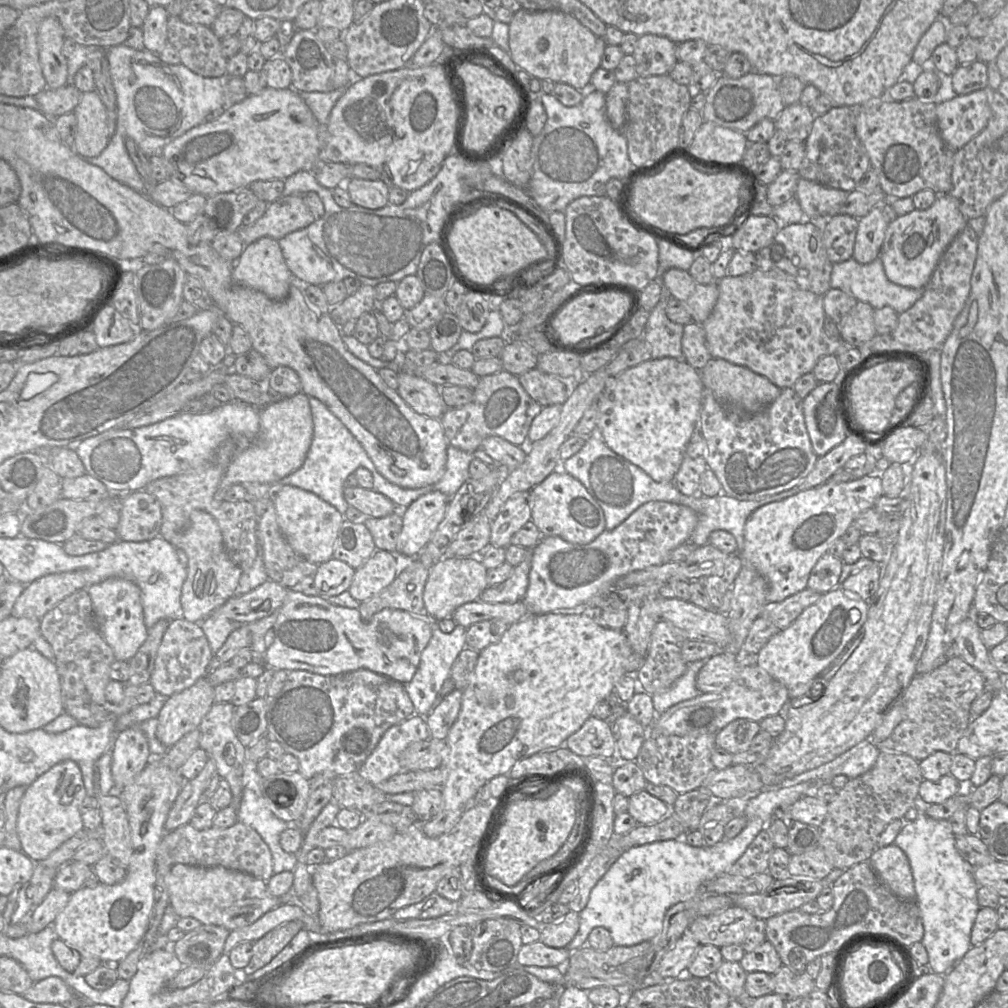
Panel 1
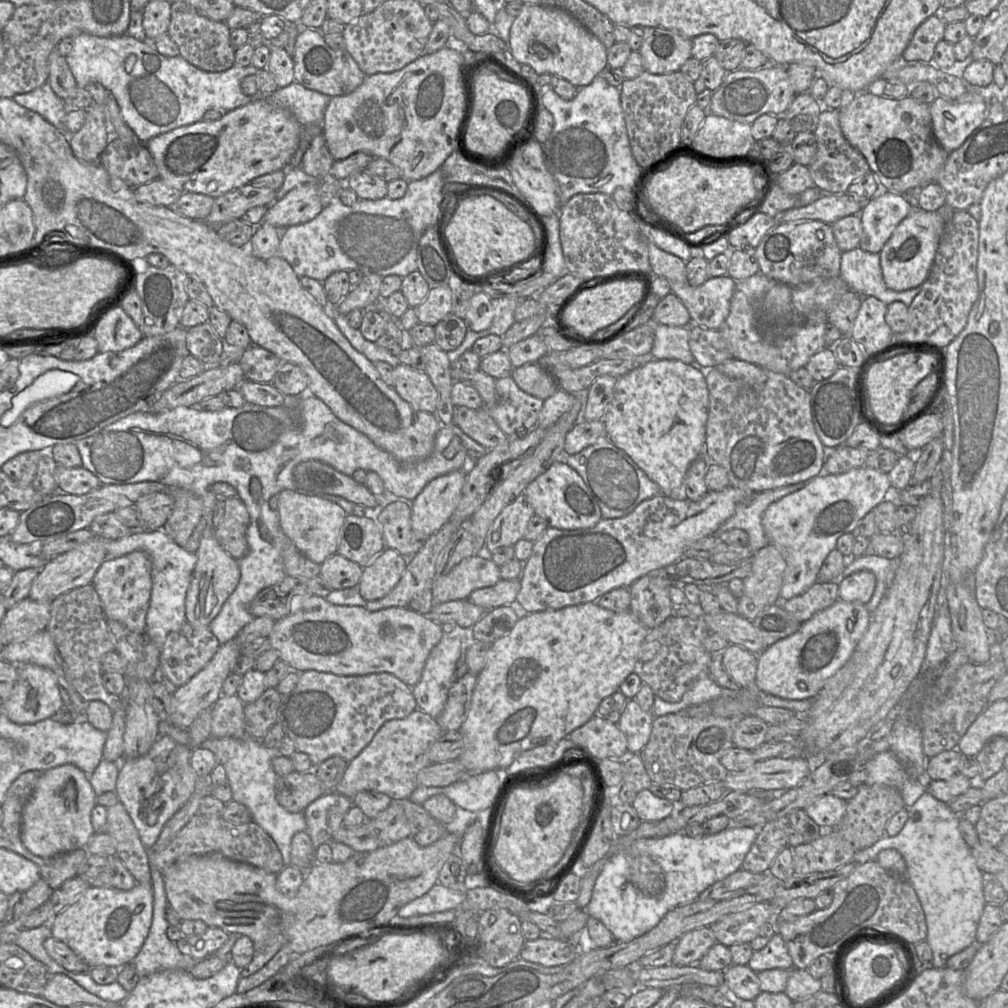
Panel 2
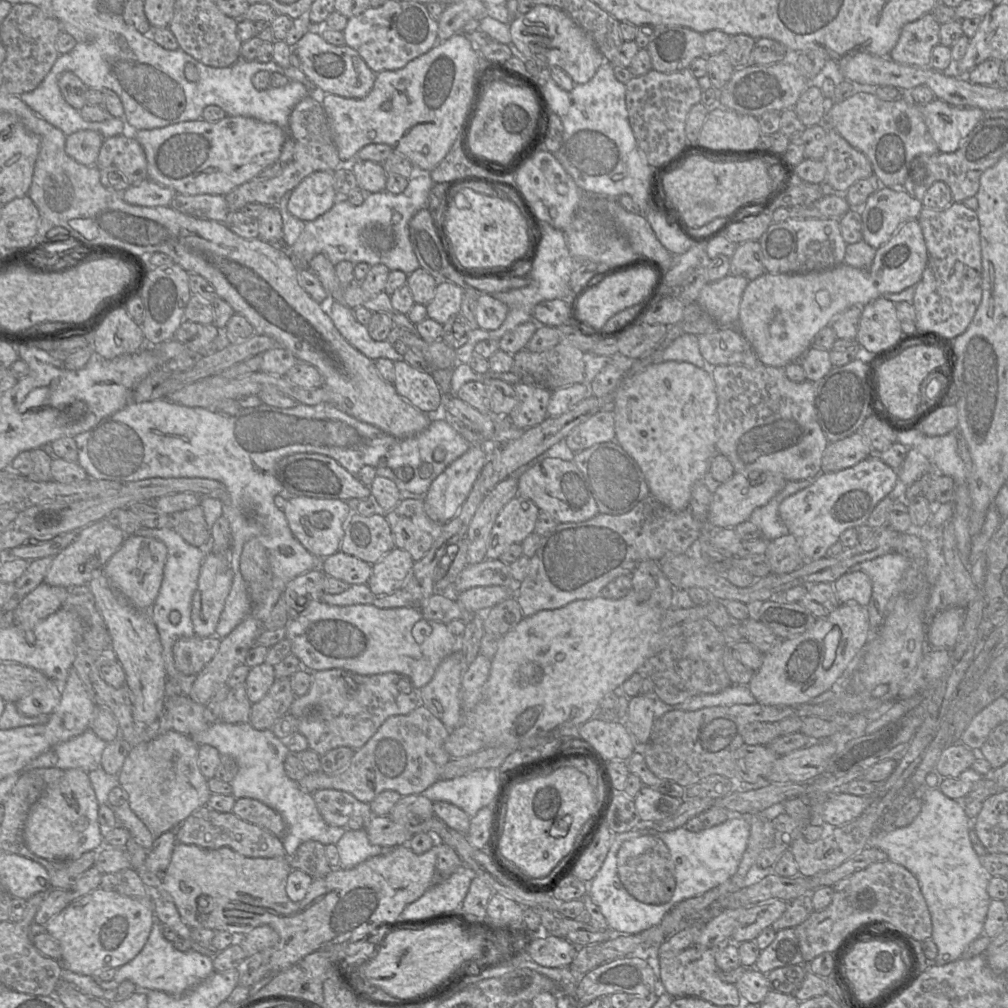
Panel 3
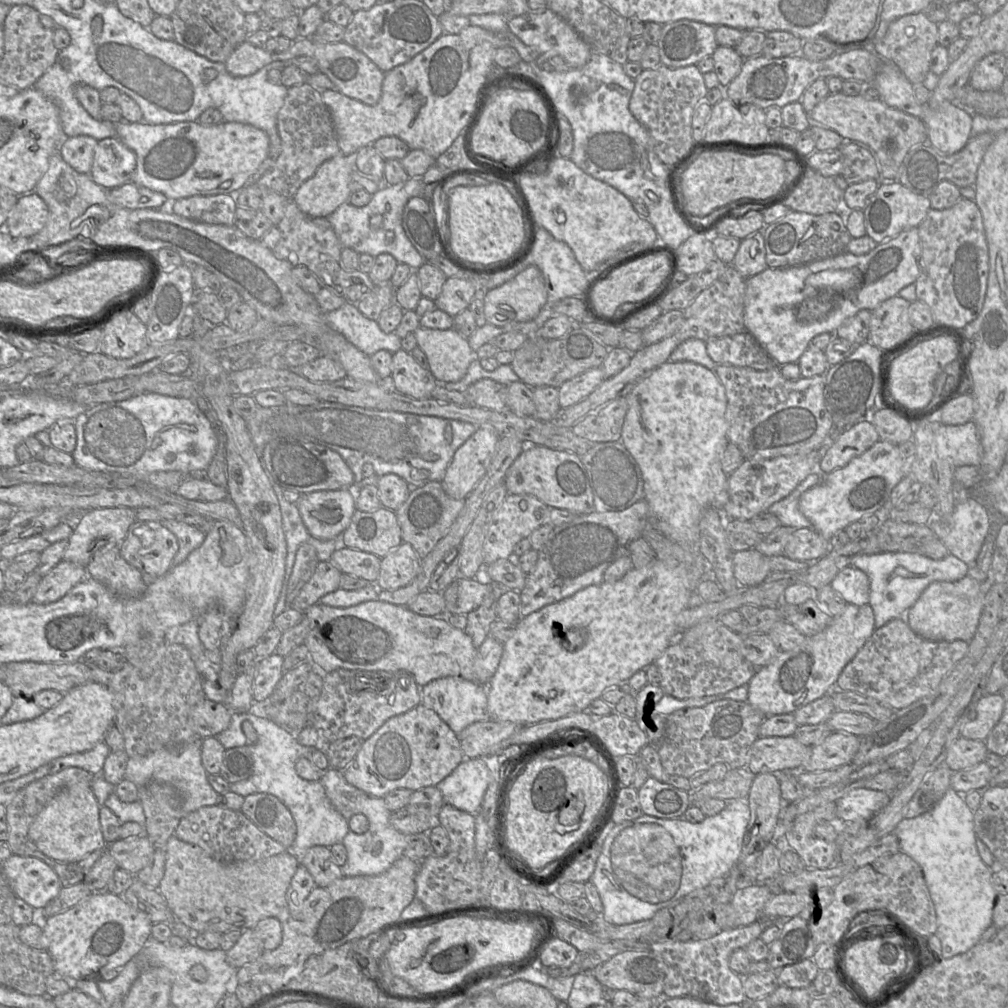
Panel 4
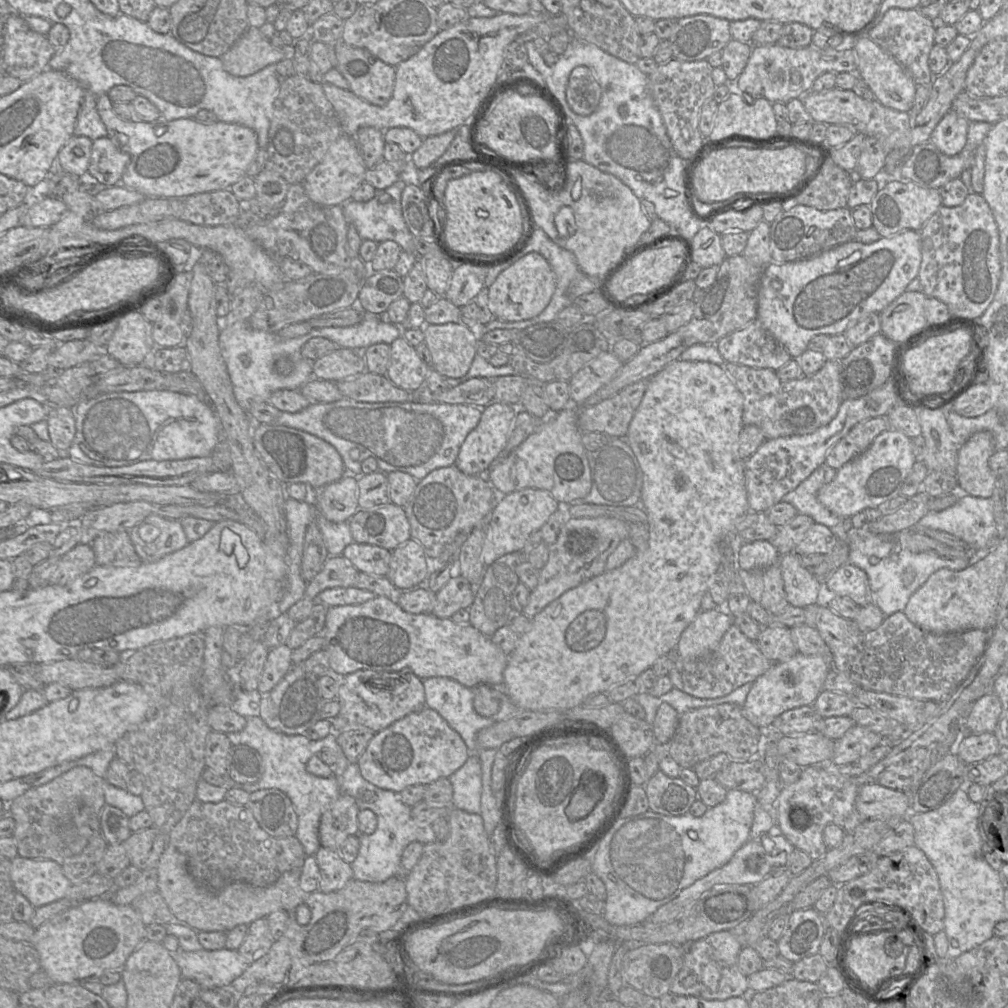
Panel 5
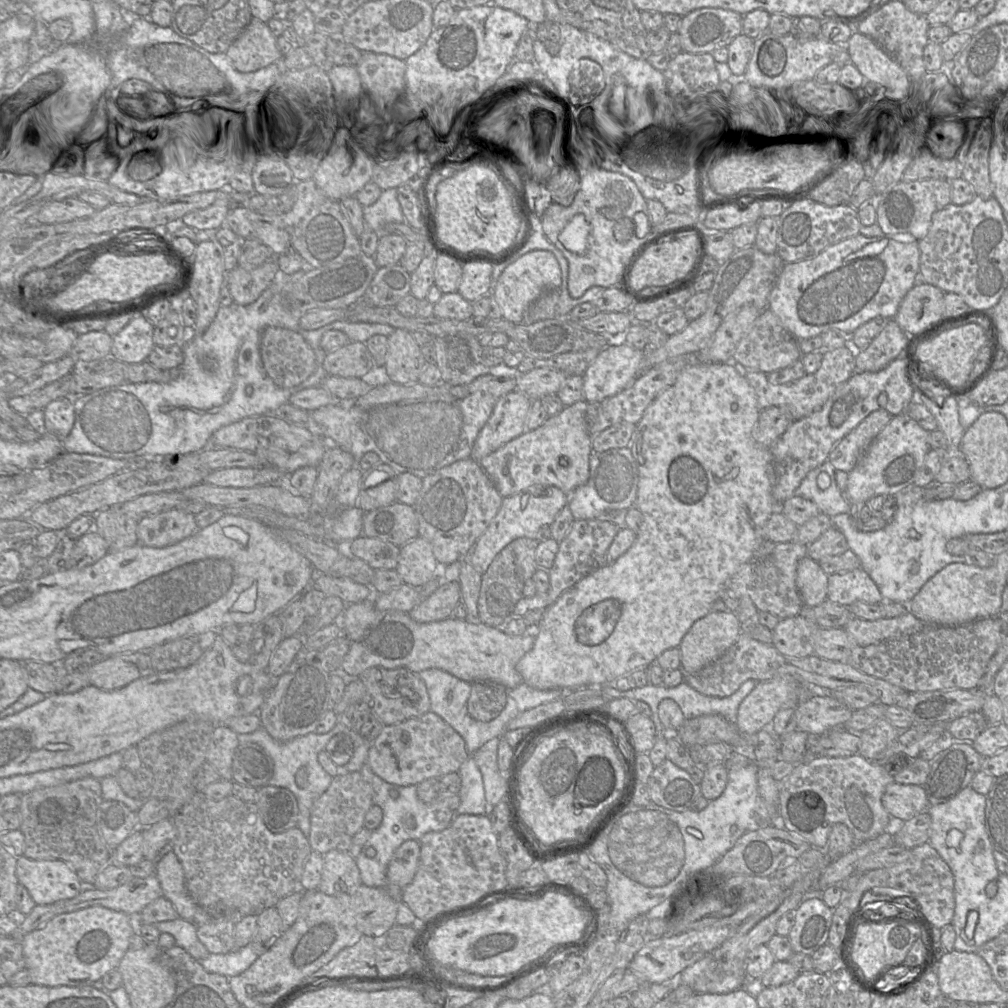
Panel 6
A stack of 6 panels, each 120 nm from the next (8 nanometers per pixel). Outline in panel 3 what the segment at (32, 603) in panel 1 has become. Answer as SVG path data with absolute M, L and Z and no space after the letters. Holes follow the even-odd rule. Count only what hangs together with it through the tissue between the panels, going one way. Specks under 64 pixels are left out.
M106 518L85 526L78 531L74 541L53 558L46 572L44 582L68 589L88 585L92 577L120 548L126 537L120 528L111 524Z

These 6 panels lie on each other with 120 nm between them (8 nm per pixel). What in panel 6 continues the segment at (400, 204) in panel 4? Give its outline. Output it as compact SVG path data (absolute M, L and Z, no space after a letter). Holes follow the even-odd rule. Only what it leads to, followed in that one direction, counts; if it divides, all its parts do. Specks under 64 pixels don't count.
M389 188L383 190L381 196L375 203L363 207L365 229L372 229L379 234L387 234L383 233L383 228L386 224L391 222L405 222L405 217L403 215L401 205L398 201L398 194L396 188Z

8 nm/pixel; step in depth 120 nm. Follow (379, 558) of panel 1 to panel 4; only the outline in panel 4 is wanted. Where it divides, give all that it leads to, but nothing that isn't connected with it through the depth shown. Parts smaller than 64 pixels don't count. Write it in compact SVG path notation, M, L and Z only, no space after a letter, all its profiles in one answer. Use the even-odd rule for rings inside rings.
M402 542L381 558L380 572L374 585L379 590L397 590L410 584L418 575L421 558L407 542Z

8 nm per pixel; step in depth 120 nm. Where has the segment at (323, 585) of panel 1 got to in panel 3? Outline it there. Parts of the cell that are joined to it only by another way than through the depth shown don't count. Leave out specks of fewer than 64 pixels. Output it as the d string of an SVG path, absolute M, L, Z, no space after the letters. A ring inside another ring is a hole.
M337 551L323 559L319 567L327 576L348 584L366 584L371 576L372 565L354 556Z

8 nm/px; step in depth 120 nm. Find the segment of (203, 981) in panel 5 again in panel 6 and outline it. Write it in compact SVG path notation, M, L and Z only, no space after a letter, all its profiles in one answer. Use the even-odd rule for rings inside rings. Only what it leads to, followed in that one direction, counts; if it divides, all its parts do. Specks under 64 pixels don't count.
M245 946L225 954L210 953L206 958L199 960L199 963L207 972L230 978L246 971L258 957L250 946Z

